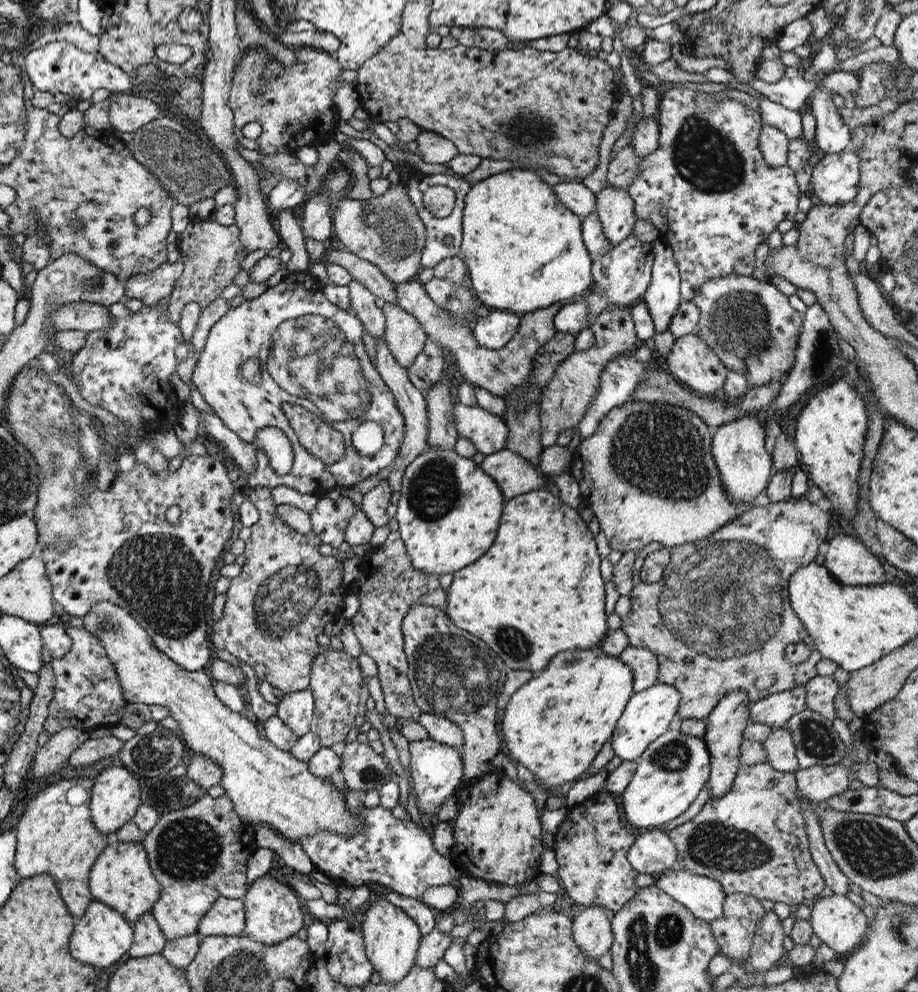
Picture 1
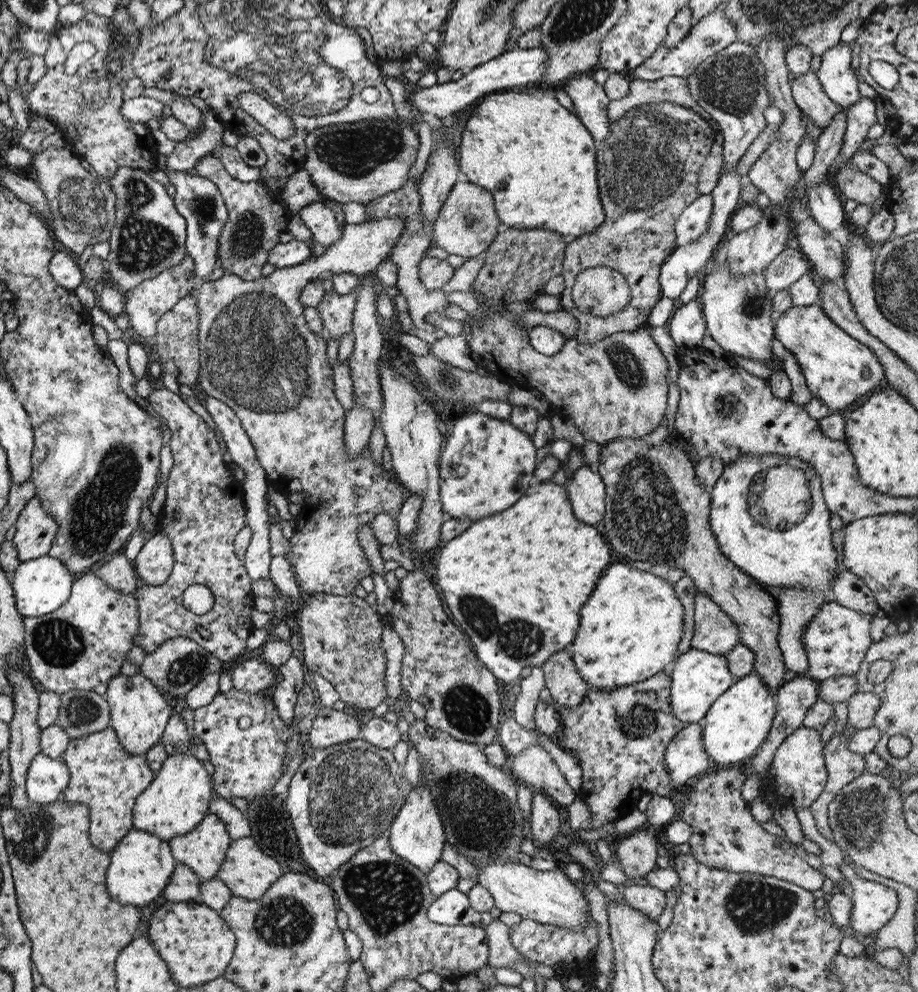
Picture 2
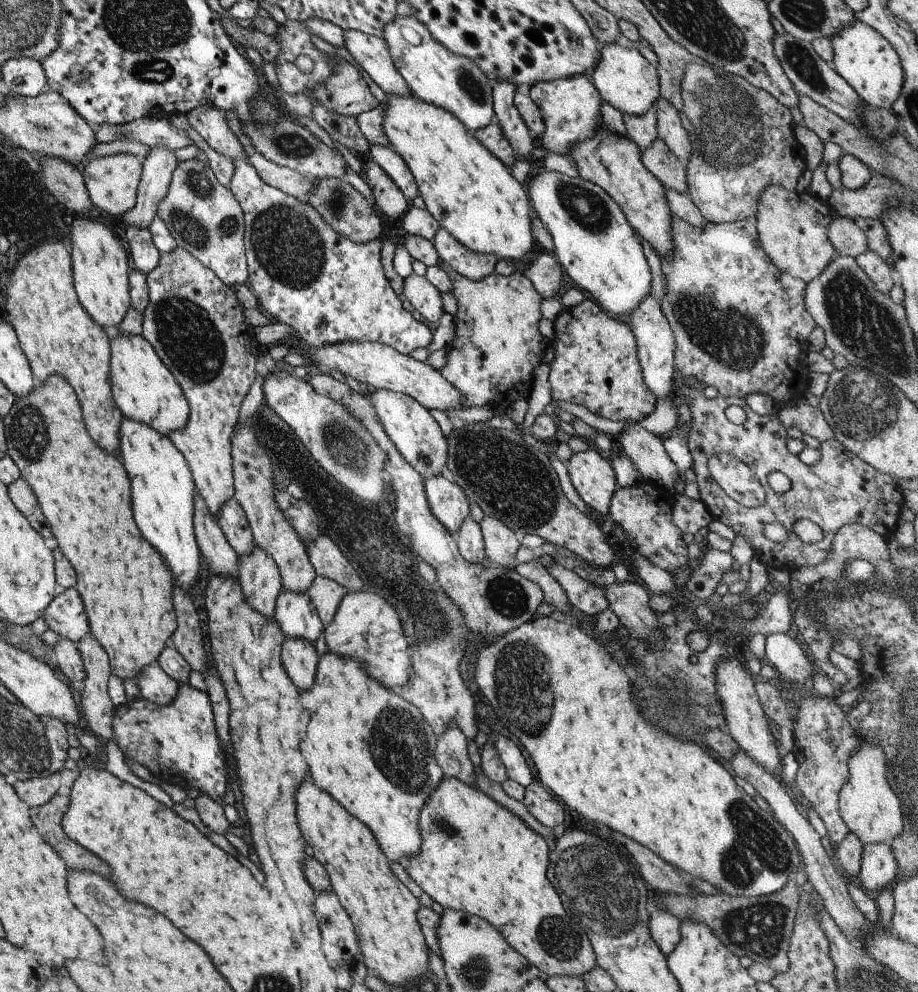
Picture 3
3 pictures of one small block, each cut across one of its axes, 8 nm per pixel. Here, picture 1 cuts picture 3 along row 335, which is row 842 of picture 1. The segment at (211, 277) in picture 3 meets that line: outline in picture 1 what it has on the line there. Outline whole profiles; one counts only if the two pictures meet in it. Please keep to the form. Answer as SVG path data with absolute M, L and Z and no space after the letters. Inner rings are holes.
M205 793L189 806L160 815L155 826L145 833L142 844L147 854L149 870L160 884L159 896L153 902L150 912L165 941L196 934L201 917L216 898L221 896L242 898L247 886L245 876L247 859L257 847L253 828L237 816L230 798L227 795L211 798Z

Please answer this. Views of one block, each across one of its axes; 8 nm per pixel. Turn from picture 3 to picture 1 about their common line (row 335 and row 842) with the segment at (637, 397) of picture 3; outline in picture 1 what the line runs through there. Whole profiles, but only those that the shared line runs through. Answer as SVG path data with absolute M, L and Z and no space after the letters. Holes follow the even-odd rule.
M605 790L595 792L579 804L566 806L565 818L552 839L557 861L556 875L563 884L563 894L574 900L574 905L599 906L612 914L637 893L637 872L627 862L627 849L635 840L635 830L621 820L617 796Z

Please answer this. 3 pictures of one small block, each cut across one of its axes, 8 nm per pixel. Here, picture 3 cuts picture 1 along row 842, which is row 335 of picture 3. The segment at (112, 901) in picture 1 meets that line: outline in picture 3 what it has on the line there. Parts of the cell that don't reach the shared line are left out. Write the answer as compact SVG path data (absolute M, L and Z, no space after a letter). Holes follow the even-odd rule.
M121 333L108 341L110 389L113 402L122 416L152 426L166 437L168 432L180 429L189 414L188 402L177 381L159 360L149 342L142 335Z

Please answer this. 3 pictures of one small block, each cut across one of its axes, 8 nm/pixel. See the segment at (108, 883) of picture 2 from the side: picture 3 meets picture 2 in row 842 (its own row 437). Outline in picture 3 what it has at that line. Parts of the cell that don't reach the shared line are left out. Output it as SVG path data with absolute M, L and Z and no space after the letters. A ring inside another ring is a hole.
M123 416L118 426L117 456L129 476L131 510L141 536L157 548L171 574L175 574L176 585L189 593L199 568L200 550L192 525L195 487L186 460L168 437Z

